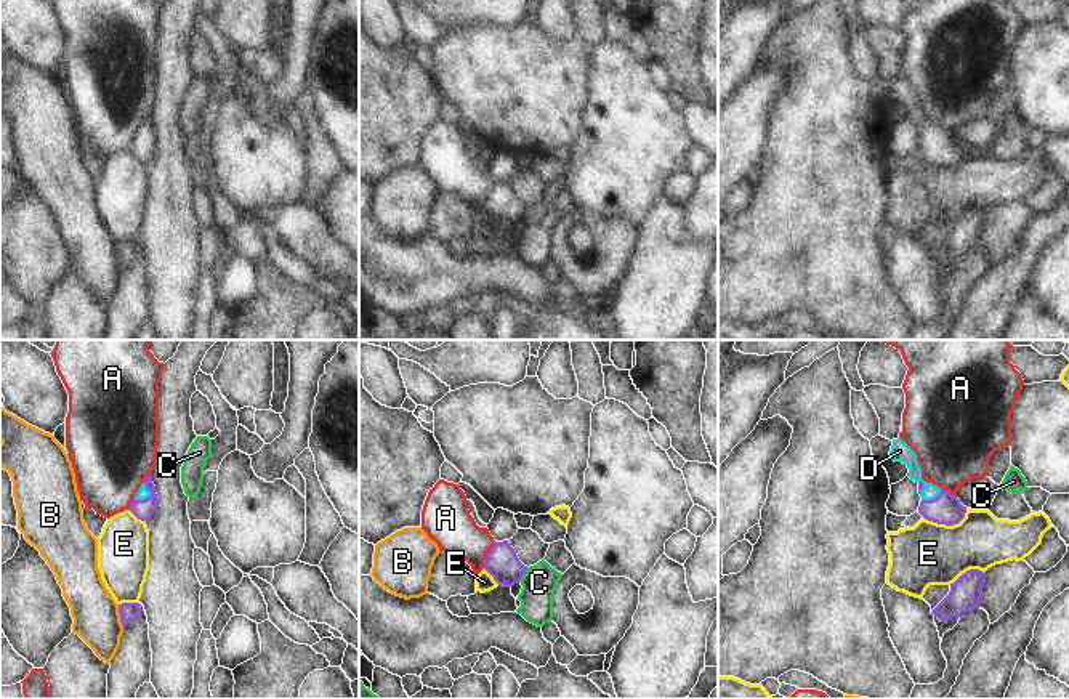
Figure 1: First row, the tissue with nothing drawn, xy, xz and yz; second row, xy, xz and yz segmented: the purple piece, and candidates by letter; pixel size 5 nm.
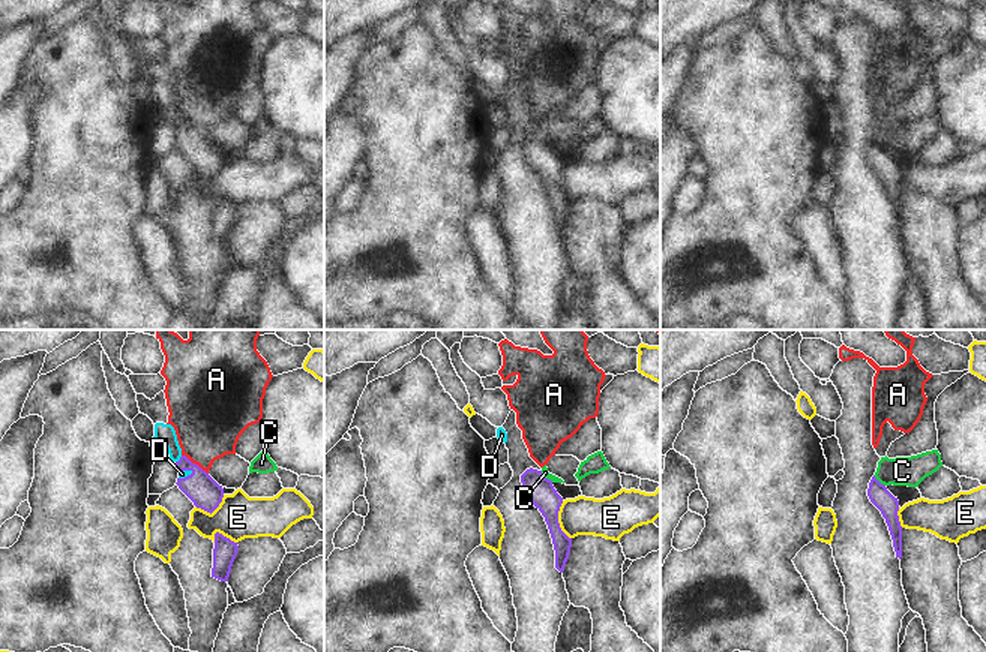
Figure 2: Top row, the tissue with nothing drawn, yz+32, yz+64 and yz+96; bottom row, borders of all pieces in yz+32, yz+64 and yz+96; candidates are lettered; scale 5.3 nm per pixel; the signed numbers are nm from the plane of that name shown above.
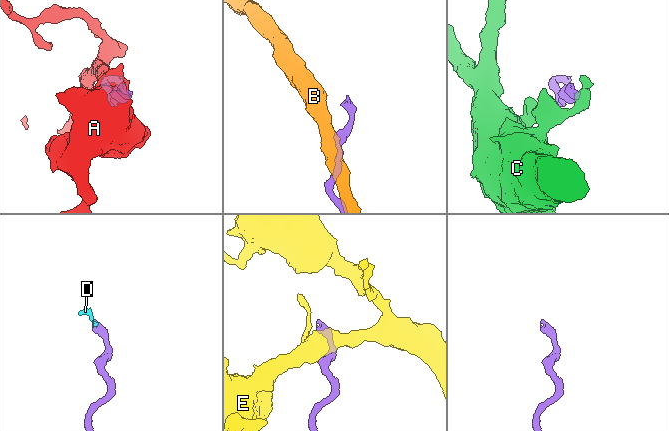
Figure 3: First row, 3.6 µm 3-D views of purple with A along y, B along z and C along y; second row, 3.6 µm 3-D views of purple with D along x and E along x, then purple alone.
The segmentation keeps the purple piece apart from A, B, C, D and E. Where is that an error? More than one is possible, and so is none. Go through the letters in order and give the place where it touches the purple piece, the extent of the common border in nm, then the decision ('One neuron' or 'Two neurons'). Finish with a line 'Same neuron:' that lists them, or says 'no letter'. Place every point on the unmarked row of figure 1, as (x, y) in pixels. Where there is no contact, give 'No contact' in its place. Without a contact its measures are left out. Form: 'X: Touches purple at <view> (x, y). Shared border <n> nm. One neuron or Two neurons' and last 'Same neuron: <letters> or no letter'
A: Touches purple at xz (488, 196). Shared border 150 nm. Two neurons
B: Touches purple at xy (121, 257). Shared border 120 nm. Two neurons
C: Touches purple at xz (524, 214). Shared border 80 nm. Two neurons
D: Touches purple at xy (148, 138). Shared border 110 nm. One neuron
E: Touches purple at yz (947, 165). Shared border 220 nm. Two neurons
Same neuron: D.

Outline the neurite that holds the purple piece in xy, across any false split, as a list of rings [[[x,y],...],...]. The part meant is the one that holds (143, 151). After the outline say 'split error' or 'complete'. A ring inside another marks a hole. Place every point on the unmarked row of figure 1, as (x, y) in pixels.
[[[147,117],[146,122],[141,125],[139,131],[135,136],[135,141],[130,144],[130,152],[141,162],[147,162],[155,147],[159,138],[155,135],[155,127],[152,123],[152,117]]]; split error

